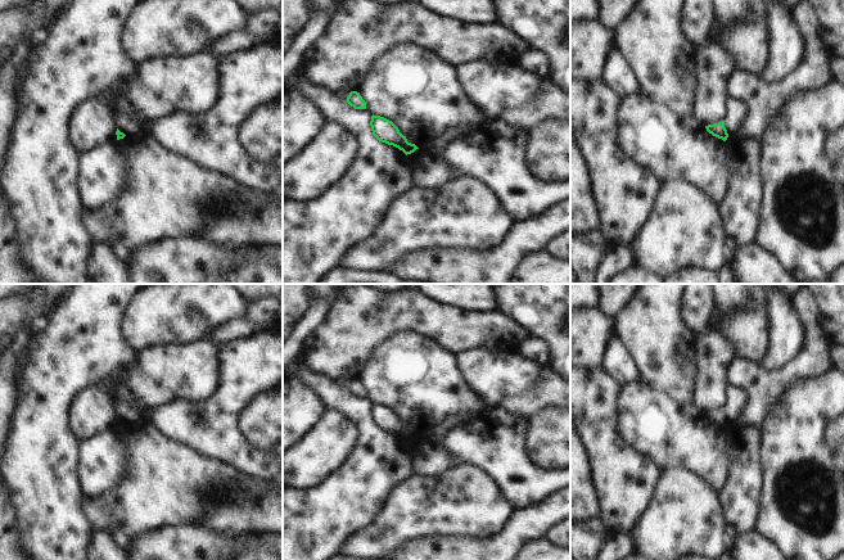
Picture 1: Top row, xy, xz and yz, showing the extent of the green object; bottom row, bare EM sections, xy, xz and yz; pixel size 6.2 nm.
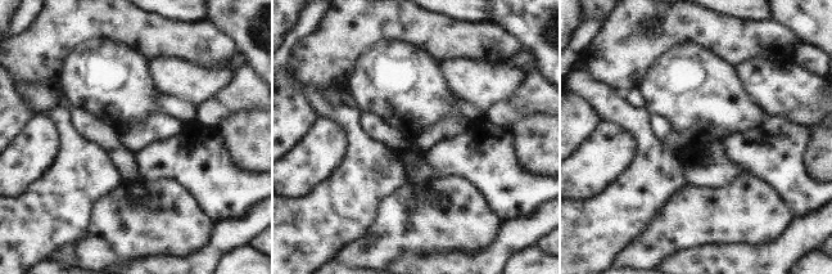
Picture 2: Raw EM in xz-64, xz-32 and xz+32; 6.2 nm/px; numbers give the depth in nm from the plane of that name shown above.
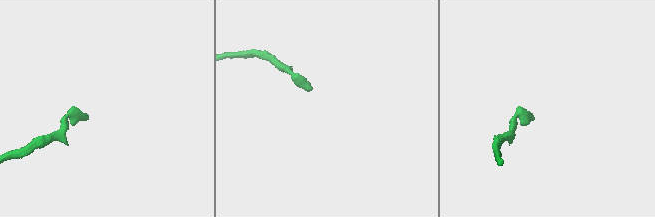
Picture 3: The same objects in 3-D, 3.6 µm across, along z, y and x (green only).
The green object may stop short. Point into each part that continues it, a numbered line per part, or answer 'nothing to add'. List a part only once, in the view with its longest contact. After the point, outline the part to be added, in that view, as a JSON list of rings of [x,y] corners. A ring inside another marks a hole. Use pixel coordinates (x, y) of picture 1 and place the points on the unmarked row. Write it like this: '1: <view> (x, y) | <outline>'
1: yz (735, 405) | [[[736,392],[730,396],[725,405],[725,415],[728,424],[736,423],[748,403],[748,396],[744,392]]]

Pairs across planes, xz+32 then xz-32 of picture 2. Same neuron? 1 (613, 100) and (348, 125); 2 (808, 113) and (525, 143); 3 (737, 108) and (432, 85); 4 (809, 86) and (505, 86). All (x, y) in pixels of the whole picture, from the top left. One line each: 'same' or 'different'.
1: same
2: different
3: same
4: same

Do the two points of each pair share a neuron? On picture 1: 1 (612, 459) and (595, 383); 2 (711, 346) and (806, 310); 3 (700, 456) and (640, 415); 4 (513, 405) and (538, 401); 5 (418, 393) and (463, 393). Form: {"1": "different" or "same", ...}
{"1": "same", "2": "different", "3": "same", "4": "same", "5": "same"}

